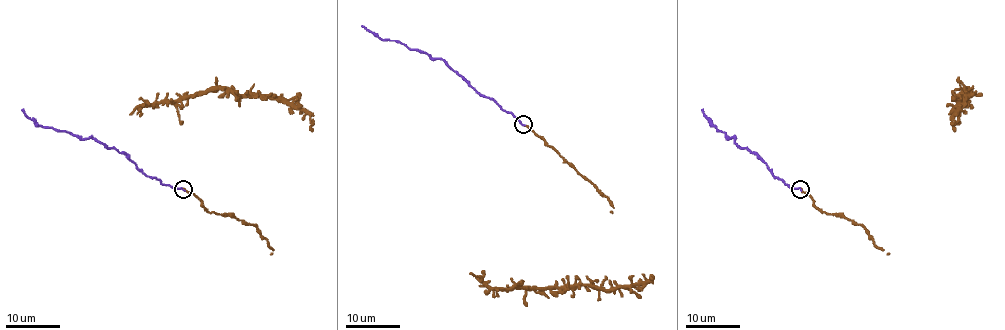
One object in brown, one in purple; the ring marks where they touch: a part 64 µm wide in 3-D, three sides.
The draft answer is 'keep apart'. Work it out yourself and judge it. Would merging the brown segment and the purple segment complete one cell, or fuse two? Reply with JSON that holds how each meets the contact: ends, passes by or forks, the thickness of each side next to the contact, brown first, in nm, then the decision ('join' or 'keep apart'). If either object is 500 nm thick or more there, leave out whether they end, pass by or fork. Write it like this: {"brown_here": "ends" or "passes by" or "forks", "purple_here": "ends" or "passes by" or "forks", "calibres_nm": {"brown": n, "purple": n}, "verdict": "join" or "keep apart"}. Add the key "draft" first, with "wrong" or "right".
{"draft": "wrong", "brown_here": "ends", "purple_here": "ends", "calibres_nm": {"brown": 220, "purple": 150}, "verdict": "join"}

